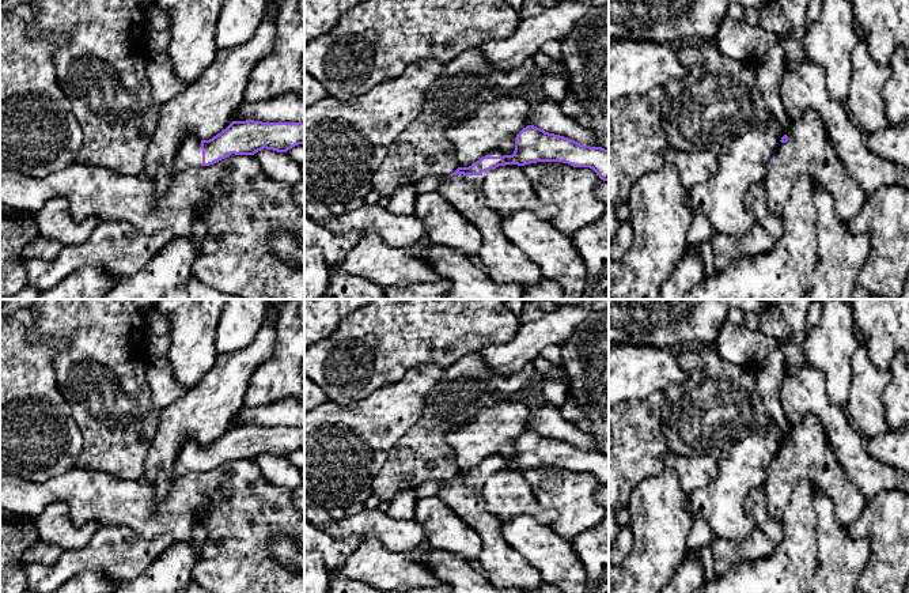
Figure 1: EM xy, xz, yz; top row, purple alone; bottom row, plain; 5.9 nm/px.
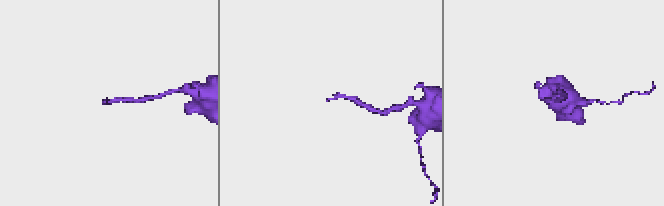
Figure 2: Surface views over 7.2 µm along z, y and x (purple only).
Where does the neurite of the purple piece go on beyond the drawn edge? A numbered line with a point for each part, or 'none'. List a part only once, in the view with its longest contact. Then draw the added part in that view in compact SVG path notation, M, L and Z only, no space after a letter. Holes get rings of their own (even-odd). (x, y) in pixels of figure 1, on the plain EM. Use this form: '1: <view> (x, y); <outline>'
1: xz (503, 566); M447 479L440 487L436 496L440 498L454 513L476 530L482 541L480 564L484 570L484 577L499 589L520 589L522 592L533 592L545 581L542 575L533 569L524 558L522 558L503 537L501 520L486 510L485 501L481 496L482 480Z

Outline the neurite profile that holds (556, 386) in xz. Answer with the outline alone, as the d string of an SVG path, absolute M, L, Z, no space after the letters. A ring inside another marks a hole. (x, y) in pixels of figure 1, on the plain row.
M561 367L539 378L542 379L545 400L554 408L561 409L569 392L569 382Z

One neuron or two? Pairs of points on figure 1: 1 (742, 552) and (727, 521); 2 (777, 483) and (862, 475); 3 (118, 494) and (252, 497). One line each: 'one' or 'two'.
1: two
2: two
3: one

